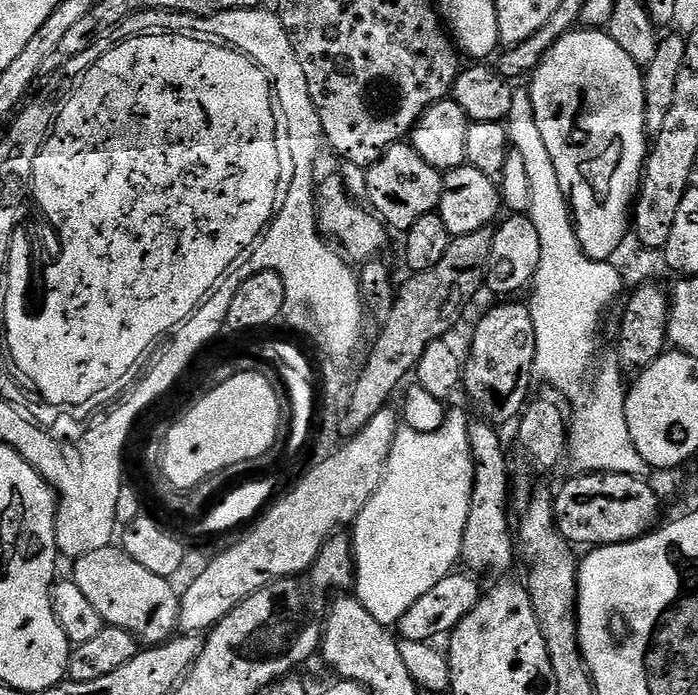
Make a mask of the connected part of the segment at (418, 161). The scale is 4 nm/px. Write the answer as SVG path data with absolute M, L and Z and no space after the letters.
M401 142L390 146L367 169L366 179L368 181L367 197L372 198L371 207L377 216L384 221L389 229L406 230L418 222L426 214L437 211L444 189L445 173L439 168L430 166L422 154L413 148L411 143Z

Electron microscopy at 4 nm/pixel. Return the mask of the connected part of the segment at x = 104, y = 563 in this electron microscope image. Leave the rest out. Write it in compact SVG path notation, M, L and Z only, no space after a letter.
M116 546L94 550L75 564L78 590L90 598L90 606L98 610L105 625L126 630L144 646L159 646L172 639L180 623L181 593L172 589L169 577L150 574L146 566L138 566Z

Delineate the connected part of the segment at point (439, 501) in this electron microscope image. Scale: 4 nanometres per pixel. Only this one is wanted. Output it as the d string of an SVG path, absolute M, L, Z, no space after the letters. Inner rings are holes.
M456 408L447 413L443 426L433 433L419 433L407 426L396 433L388 465L378 490L366 502L354 521L350 533L352 553L356 558L354 593L360 599L359 607L368 611L367 619L374 624L399 625L402 614L422 598L422 594L434 590L442 578L452 575L460 560L462 538L466 530L466 518L470 514L470 498L474 470L472 447L468 437L470 416Z

